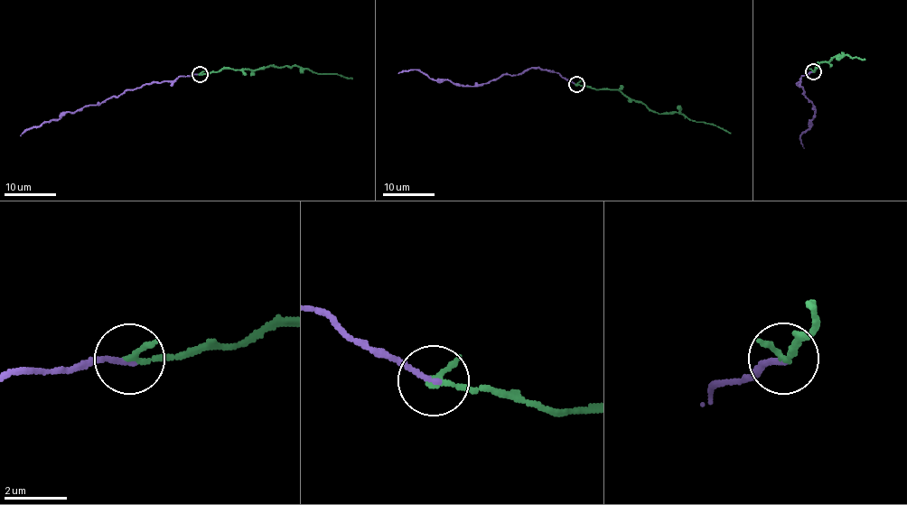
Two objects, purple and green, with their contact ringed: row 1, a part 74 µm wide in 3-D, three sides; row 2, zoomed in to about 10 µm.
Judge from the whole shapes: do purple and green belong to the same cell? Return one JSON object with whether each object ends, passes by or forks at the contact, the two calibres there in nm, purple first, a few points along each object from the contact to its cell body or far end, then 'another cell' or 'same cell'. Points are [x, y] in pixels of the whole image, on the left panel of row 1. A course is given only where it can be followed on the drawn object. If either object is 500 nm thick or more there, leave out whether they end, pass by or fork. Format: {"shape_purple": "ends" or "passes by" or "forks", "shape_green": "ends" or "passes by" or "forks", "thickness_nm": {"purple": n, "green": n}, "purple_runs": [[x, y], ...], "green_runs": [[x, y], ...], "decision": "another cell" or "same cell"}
{"shape_purple": "ends", "shape_green": "ends", "thickness_nm": {"purple": 170, "green": 240}, "purple_runs": [[199, 74], [126, 89], [96, 104], [84, 106], [74, 112], [65, 111], [20, 135]], "green_runs": [[199, 74], [225, 68], [253, 70], [266, 67], [301, 66], [315, 73], [334, 74], [352, 79]], "decision": "same cell"}

